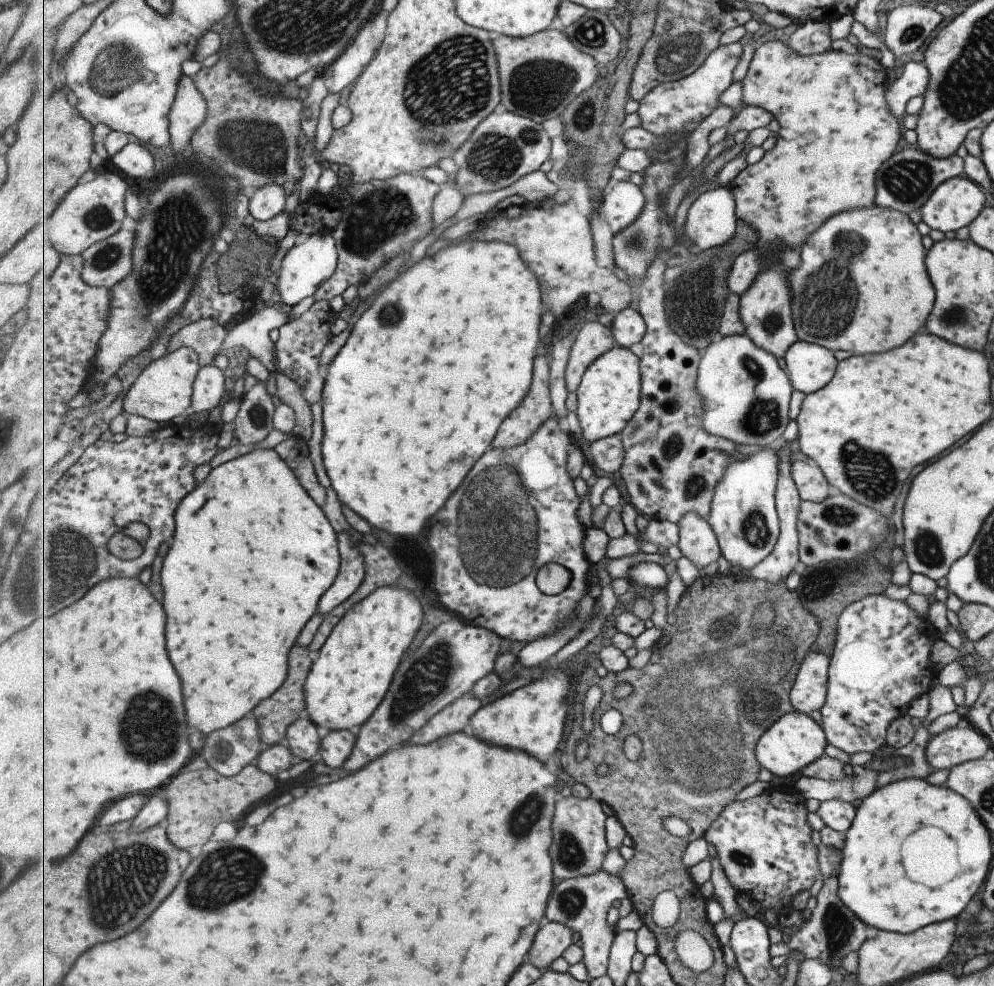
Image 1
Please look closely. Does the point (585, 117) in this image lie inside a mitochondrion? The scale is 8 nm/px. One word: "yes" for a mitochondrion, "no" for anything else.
yes

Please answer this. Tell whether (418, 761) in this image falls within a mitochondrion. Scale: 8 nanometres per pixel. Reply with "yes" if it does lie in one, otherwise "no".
no

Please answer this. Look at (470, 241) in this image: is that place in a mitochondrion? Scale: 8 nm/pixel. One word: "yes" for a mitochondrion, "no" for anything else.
no

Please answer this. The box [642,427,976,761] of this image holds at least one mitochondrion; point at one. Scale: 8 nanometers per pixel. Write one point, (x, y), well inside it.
(862, 466)

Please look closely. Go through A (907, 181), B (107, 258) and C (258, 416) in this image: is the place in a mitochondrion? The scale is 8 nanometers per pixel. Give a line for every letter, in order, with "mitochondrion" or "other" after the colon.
A: mitochondrion
B: mitochondrion
C: mitochondrion

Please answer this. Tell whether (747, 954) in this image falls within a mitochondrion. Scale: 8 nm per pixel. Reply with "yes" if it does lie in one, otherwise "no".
no

